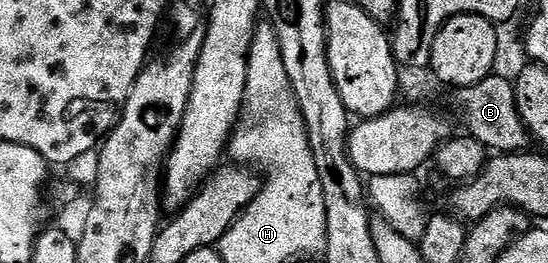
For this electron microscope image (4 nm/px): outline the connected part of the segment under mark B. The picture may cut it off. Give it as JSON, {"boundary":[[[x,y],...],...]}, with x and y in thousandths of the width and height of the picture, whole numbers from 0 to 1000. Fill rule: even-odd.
{"boundary":[[[901,274],[865,327],[843,327],[832,346],[827,388],[849,460],[854,506],[880,540],[887,574],[907,586],[949,586],[967,567],[969,513],[947,441],[943,384],[936,361],[936,312],[912,297]]]}

